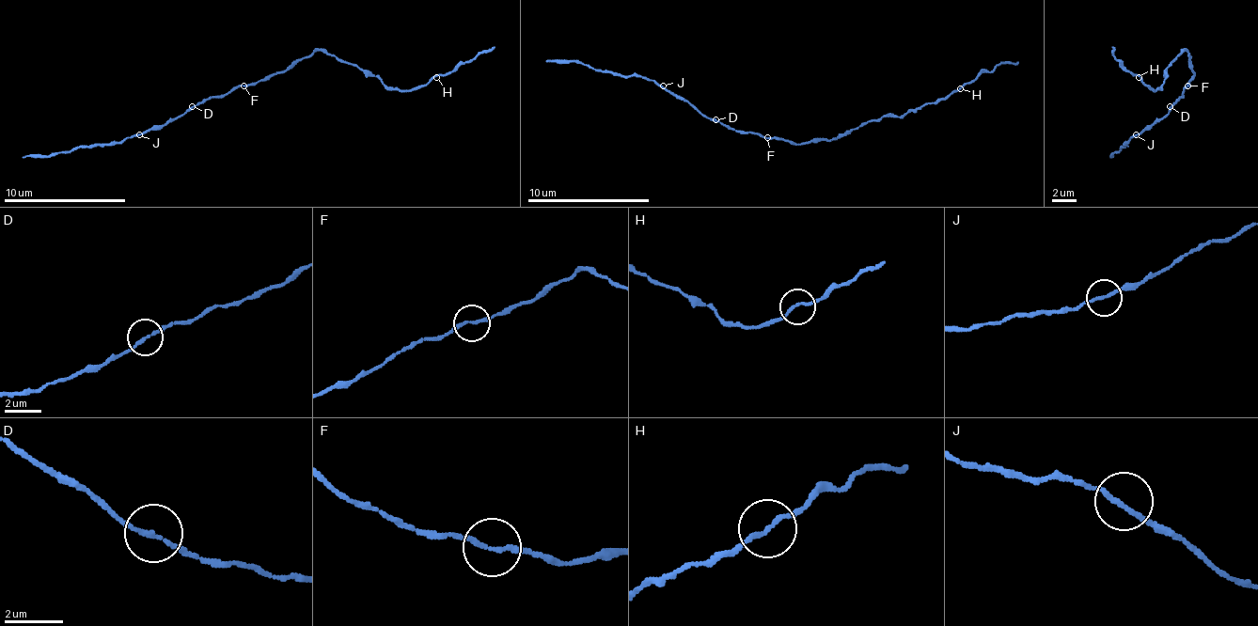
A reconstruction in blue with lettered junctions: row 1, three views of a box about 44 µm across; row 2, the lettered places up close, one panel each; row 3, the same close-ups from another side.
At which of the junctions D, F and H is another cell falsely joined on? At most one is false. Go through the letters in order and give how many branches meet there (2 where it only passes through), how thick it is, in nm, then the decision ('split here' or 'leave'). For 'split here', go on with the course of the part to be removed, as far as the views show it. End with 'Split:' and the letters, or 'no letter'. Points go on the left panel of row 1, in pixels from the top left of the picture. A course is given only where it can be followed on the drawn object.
D: 2 | 150 nm | leave
F: 2 | 160 nm | leave
H: 2 | 140 nm | leave
Split: no letter

